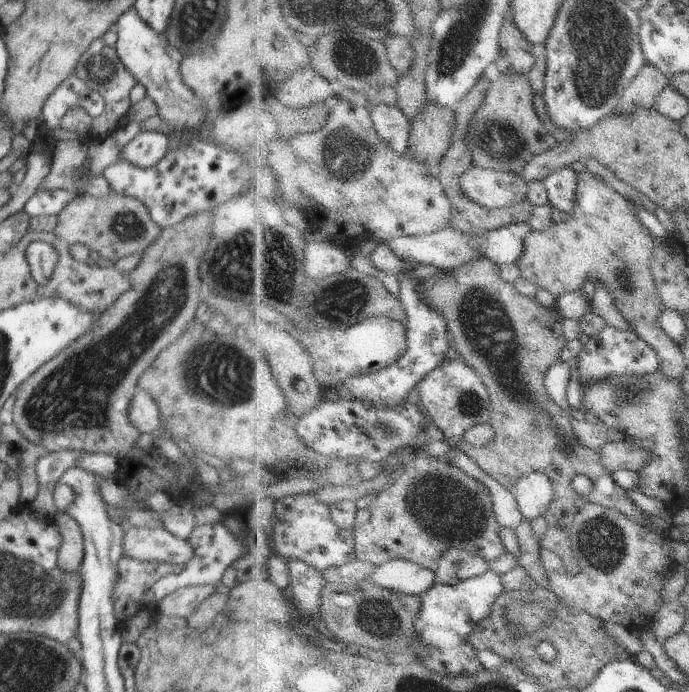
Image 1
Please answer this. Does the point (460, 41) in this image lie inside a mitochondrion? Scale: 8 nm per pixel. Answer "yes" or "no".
yes

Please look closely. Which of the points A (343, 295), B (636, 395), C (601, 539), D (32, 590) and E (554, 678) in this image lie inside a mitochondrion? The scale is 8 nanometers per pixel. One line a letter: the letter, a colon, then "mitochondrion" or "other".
A: mitochondrion
B: mitochondrion
C: mitochondrion
D: mitochondrion
E: other

